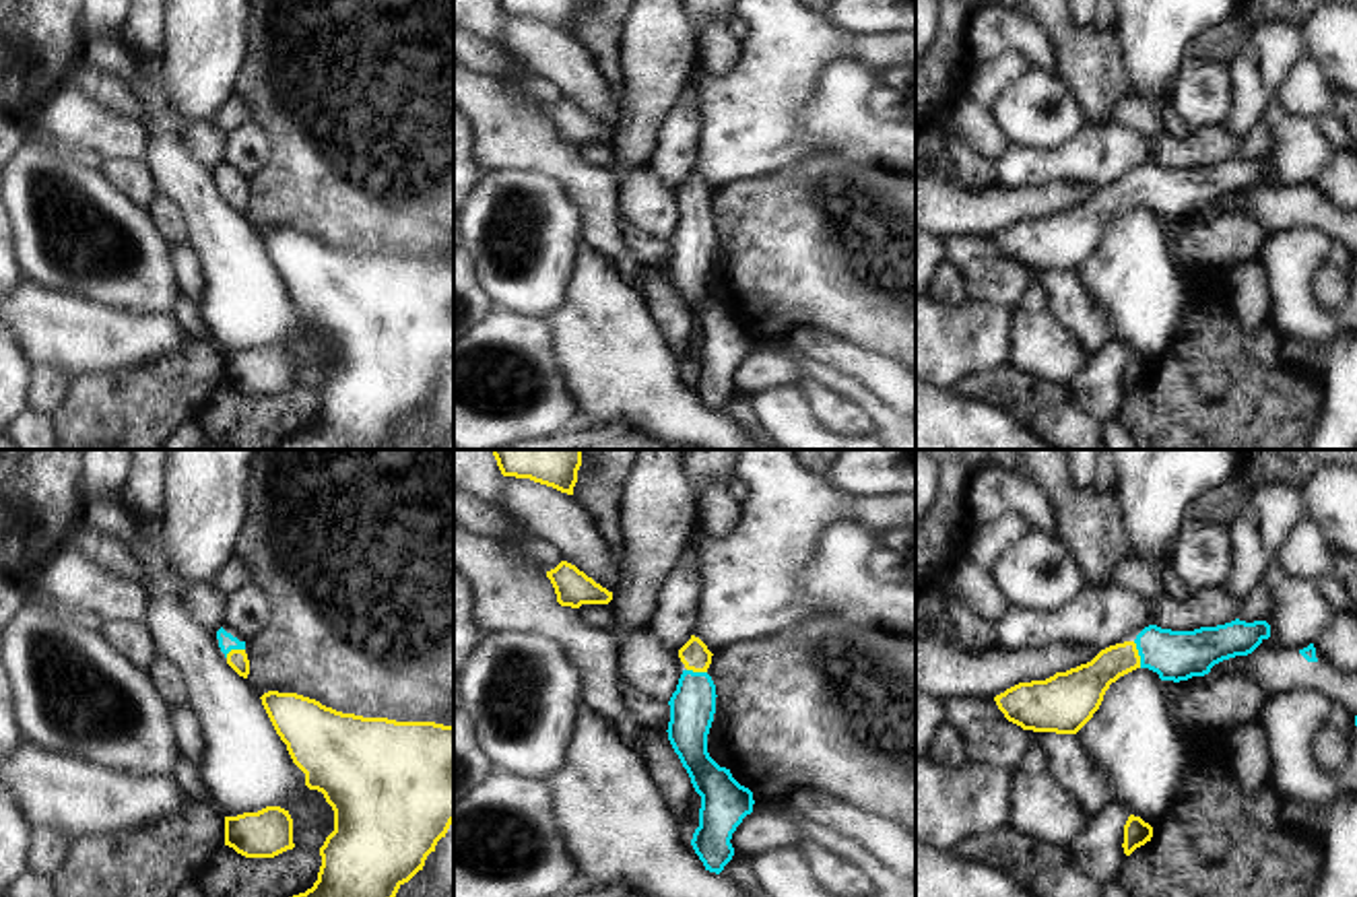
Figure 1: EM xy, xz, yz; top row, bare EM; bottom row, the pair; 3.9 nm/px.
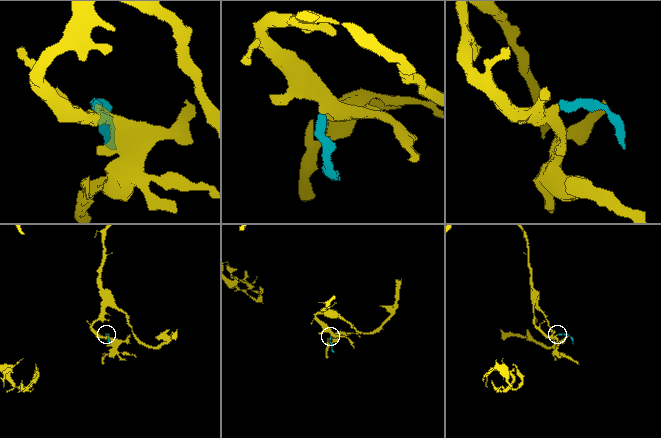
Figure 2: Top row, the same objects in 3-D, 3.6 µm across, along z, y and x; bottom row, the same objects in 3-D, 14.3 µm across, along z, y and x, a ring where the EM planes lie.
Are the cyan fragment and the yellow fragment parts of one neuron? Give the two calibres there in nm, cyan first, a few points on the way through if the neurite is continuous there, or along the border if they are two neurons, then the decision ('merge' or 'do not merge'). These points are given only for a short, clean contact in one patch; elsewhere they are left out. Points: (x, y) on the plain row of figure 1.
190/160 nm | across yz (1176, 194), (1139, 192), (1114, 198), (1085, 223) | merge

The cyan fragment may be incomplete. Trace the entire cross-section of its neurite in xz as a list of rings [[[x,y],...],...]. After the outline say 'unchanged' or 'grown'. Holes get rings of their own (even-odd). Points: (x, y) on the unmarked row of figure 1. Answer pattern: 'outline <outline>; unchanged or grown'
outline [[[691,173],[678,188],[685,208],[672,231],[668,278],[701,334],[699,365],[691,384],[705,408],[720,412],[732,398],[732,371],[753,351],[753,330],[740,324],[730,307],[720,305],[707,291],[707,272],[716,252],[716,223],[707,212],[707,184]]]; grown

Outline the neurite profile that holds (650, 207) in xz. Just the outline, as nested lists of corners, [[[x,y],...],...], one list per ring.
[[[650,161],[627,169],[619,179],[619,190],[621,219],[648,237],[668,241],[687,206],[652,171]]]

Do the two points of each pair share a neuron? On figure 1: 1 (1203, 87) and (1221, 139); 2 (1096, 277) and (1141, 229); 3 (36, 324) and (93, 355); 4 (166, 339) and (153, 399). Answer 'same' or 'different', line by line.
1: different
2: same
3: same
4: different

